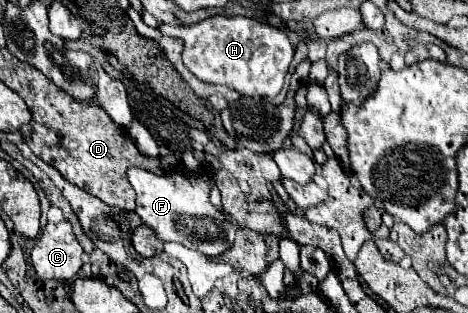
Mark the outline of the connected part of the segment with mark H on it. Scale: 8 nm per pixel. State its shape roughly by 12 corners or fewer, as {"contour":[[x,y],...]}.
{"contour":[[246,16],[162,24],[194,76],[278,96],[294,56],[284,28]]}

